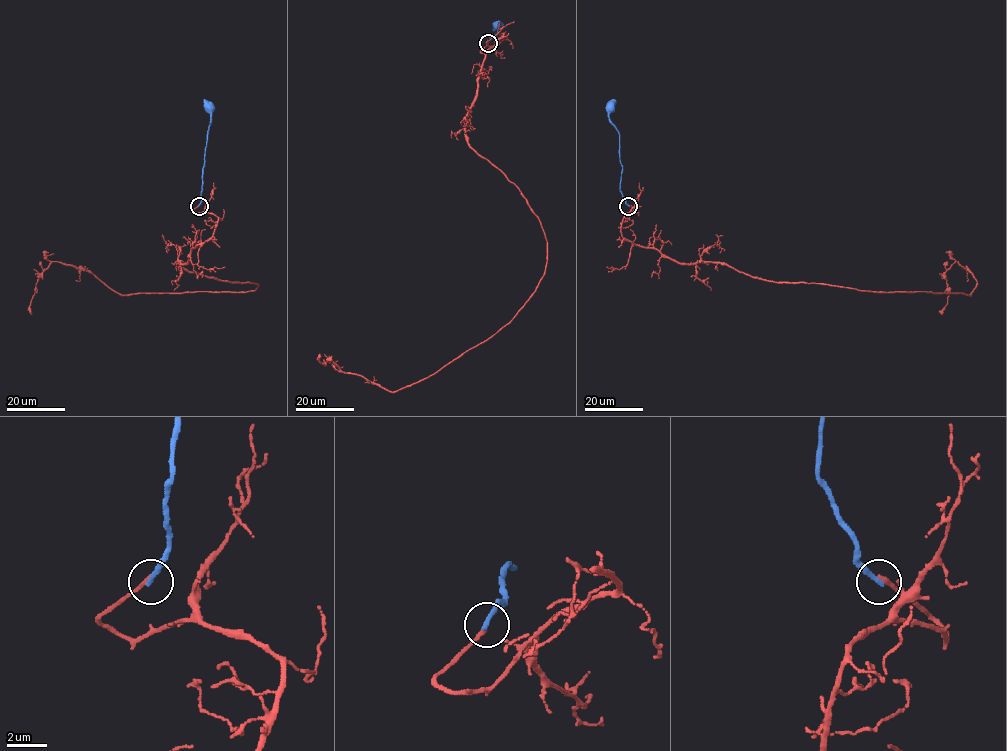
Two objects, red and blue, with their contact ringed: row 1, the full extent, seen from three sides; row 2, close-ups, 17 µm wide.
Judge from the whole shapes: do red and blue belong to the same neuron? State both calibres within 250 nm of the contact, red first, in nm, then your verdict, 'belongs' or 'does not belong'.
240/280 nm | does not belong

